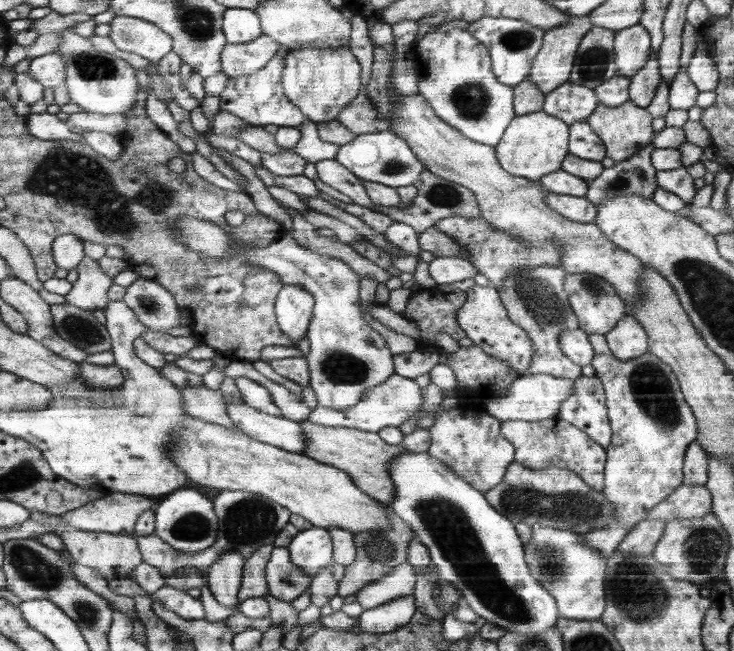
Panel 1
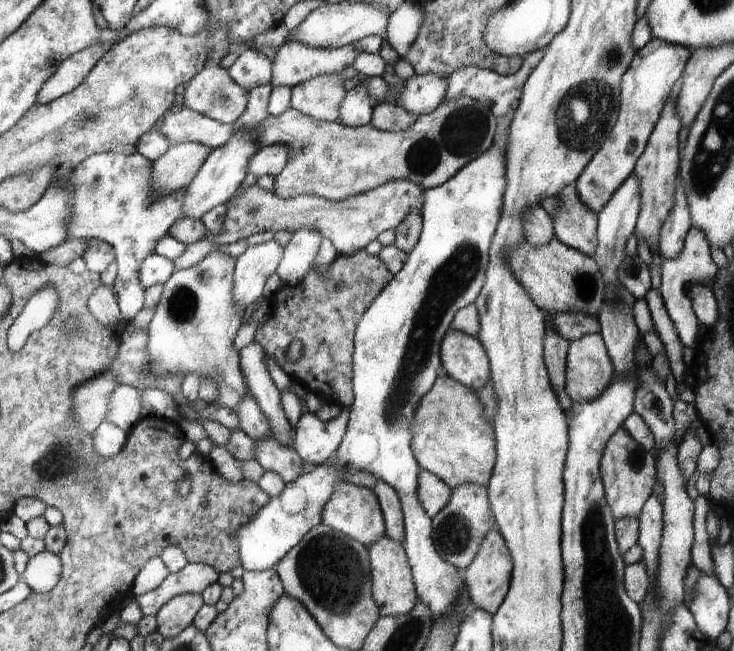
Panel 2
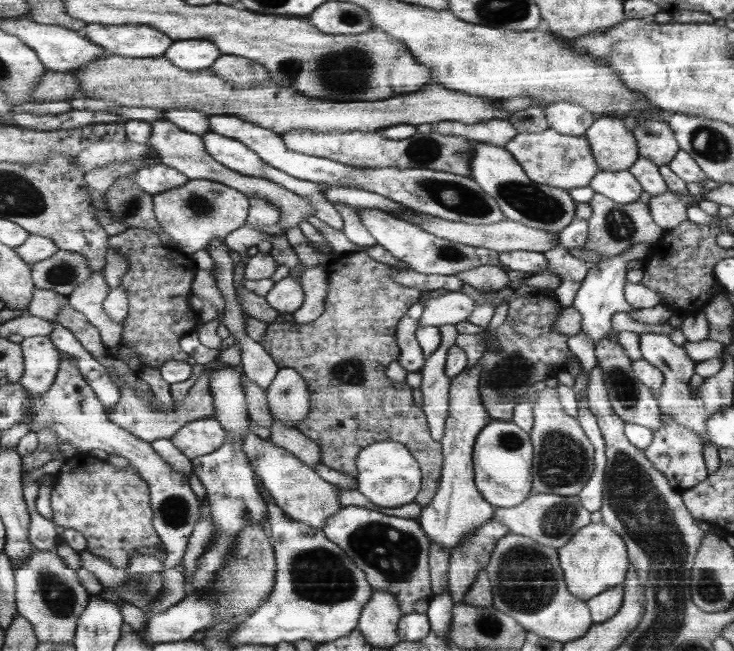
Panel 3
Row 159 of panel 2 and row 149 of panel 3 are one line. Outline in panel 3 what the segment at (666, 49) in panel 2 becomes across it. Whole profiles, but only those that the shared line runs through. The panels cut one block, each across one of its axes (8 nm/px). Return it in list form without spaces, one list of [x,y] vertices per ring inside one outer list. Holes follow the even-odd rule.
[[[598,116],[584,136],[592,140],[592,148],[596,148],[601,171],[626,170],[641,157],[639,141],[622,118]]]

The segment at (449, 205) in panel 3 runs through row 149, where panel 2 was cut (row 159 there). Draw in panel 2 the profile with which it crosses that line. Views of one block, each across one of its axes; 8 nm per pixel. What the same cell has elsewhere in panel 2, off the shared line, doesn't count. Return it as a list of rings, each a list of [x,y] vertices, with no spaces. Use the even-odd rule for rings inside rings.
[[[272,144],[256,151],[256,154],[248,162],[248,172],[261,177],[263,174],[277,176],[281,174],[292,160],[292,150],[282,144]]]

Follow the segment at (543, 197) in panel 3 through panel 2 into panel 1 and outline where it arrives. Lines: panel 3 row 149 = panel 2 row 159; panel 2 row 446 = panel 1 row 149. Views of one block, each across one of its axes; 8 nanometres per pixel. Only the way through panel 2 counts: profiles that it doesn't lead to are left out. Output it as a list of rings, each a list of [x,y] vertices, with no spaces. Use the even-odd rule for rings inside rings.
[[[390,128],[382,132],[357,135],[354,140],[342,145],[333,159],[364,180],[392,188],[413,185],[422,178],[422,172],[426,170],[423,161],[415,155],[407,141]]]

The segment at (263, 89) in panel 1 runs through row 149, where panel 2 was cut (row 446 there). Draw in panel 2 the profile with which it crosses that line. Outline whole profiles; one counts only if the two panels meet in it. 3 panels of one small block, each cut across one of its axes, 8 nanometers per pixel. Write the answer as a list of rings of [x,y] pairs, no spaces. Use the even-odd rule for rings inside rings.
[[[342,407],[338,418],[324,422],[308,411],[299,418],[294,429],[293,449],[302,461],[308,464],[320,464],[330,459],[338,450],[344,434],[350,408]]]

